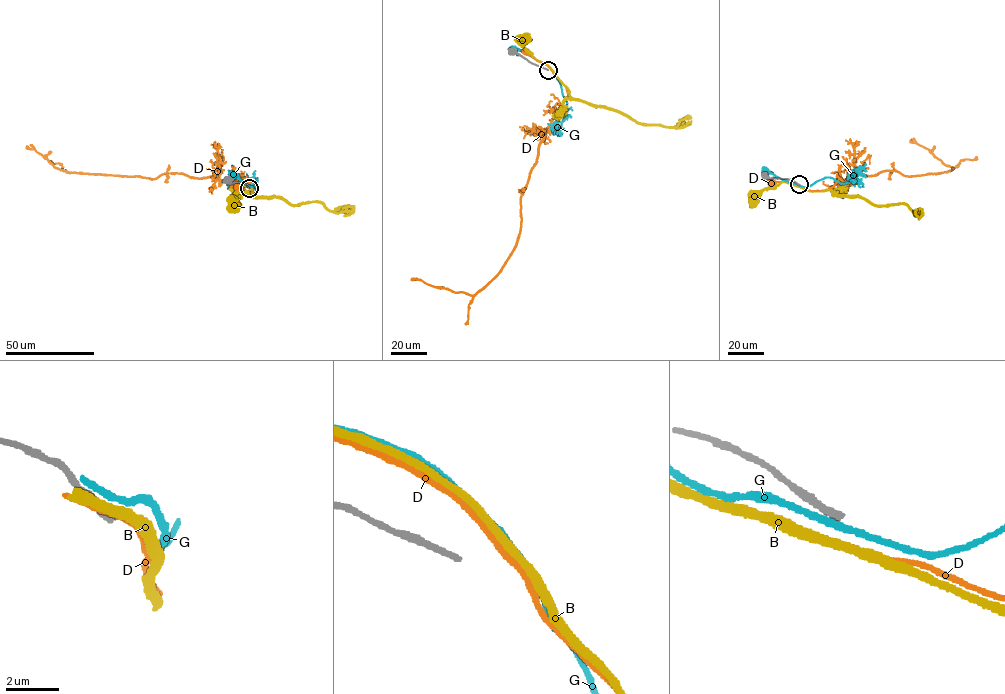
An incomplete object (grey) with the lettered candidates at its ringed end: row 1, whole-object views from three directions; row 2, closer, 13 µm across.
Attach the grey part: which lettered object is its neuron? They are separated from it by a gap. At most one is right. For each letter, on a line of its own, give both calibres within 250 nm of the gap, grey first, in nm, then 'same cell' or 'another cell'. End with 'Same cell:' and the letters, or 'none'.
B: calibres 240 and 320 nm; another cell
D: calibres 240 and 240 nm; another cell
G: calibres 240 and 240 nm; another cell
Same cell: none

